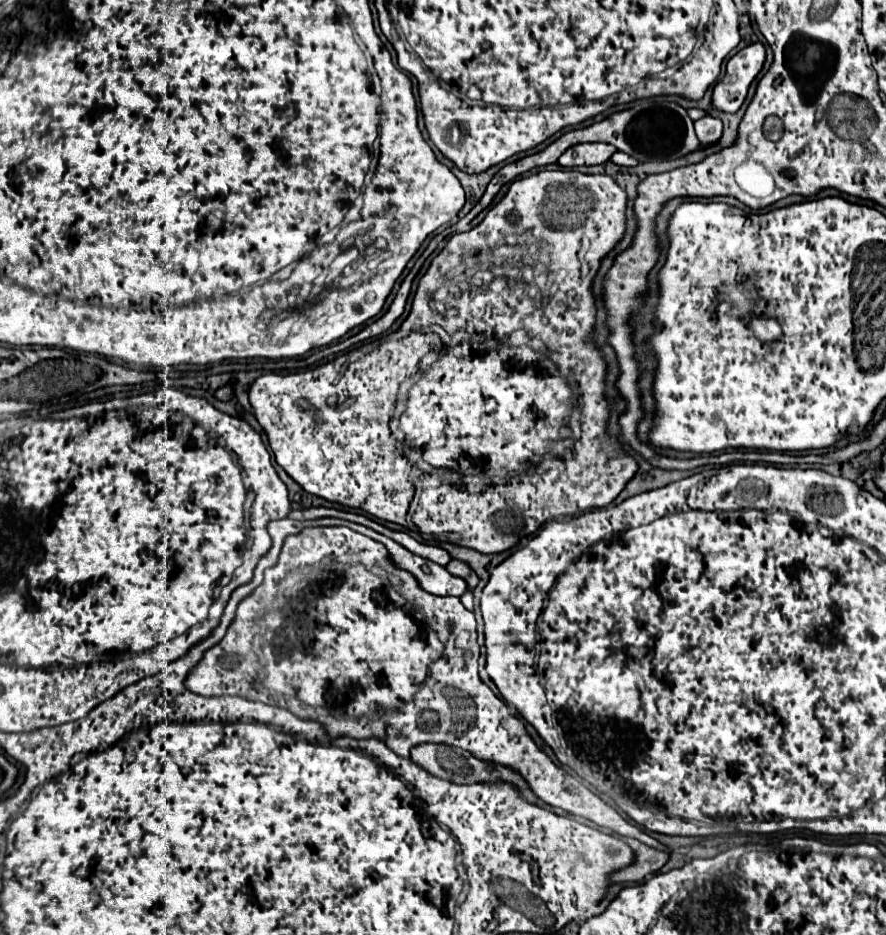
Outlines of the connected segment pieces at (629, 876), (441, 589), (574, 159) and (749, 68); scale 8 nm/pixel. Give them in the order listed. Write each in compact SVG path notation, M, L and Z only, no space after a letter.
M624 839L632 851L634 851L634 863L630 863L626 869L620 869L612 875L612 881L616 883L630 883L630 881L640 881L644 879L648 873L658 871L666 861L668 861L668 853L652 849L636 839Z
M378 535L376 541L384 543L386 549L390 551L390 557L392 561L400 567L400 569L406 569L410 573L414 573L414 577L418 579L418 583L432 595L464 595L468 591L468 585L464 579L460 577L454 577L446 571L446 567L434 563L434 561L428 561L424 557L418 557L410 551L406 551L400 543L384 537L384 535Z
M578 143L562 153L558 163L562 167L578 167L578 165L600 165L610 159L616 147L606 143Z
M752 43L730 57L726 75L714 85L710 105L724 113L736 113L748 95L750 83L756 79L764 65L764 55L764 45Z

